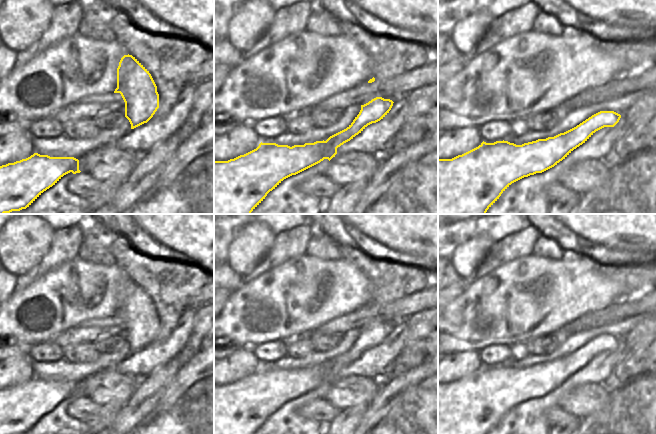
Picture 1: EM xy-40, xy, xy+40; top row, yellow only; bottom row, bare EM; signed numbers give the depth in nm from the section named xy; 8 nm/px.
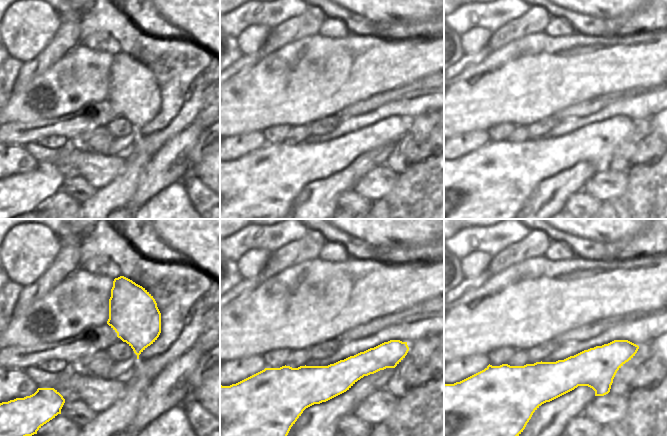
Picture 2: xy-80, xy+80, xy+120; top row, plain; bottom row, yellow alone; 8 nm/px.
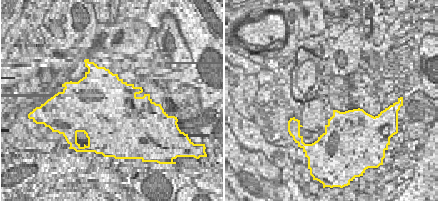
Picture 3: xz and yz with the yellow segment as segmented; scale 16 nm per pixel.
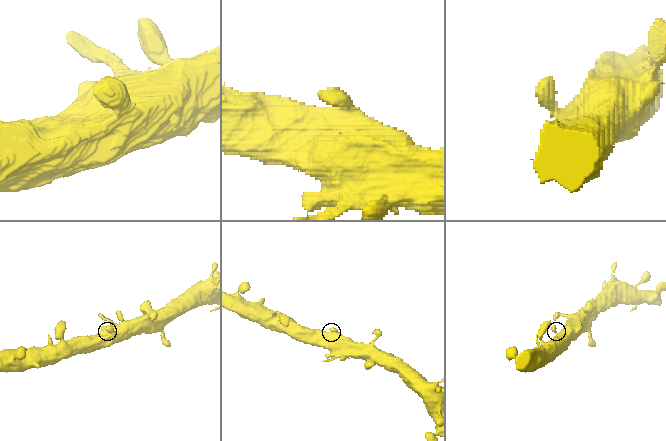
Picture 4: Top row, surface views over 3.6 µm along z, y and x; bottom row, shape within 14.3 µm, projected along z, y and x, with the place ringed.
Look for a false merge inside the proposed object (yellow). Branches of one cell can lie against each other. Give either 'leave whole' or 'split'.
leave whole

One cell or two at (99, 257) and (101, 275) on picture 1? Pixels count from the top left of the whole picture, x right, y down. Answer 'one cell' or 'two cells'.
two cells

